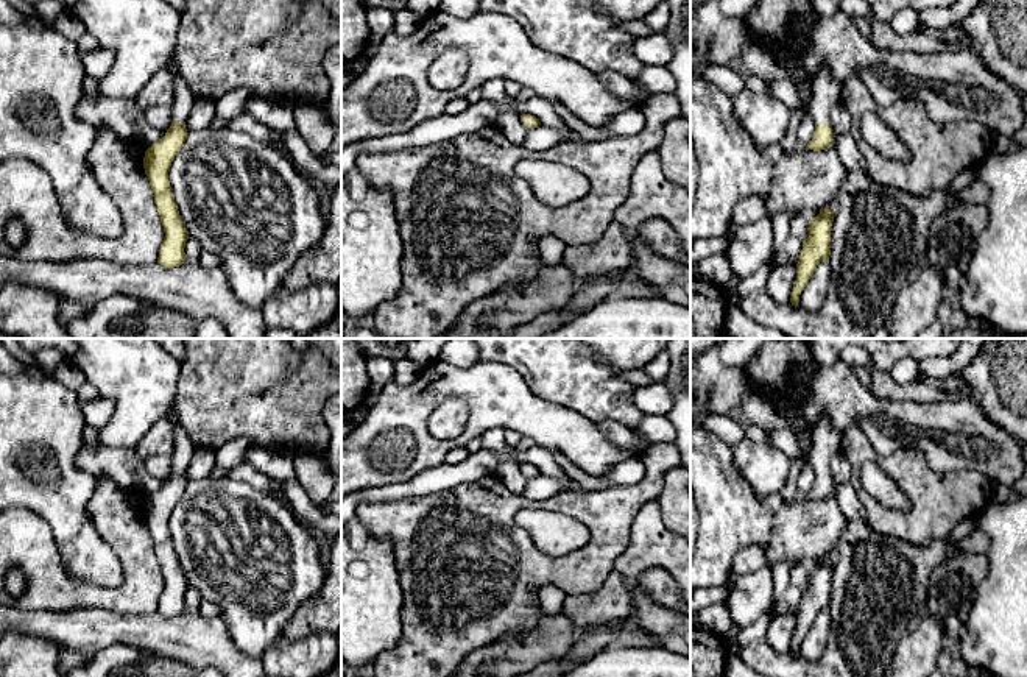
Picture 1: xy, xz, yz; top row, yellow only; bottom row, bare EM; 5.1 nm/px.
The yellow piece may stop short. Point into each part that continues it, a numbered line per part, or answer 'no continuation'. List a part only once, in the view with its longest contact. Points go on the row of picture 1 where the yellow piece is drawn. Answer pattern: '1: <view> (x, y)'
1: xy (184, 99)

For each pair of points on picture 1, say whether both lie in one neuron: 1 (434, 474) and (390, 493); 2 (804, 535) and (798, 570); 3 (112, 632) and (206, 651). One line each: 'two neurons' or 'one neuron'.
1: one neuron
2: two neurons
3: one neuron

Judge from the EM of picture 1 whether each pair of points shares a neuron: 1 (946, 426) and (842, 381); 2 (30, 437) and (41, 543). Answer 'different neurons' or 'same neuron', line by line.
1: same neuron
2: different neurons

